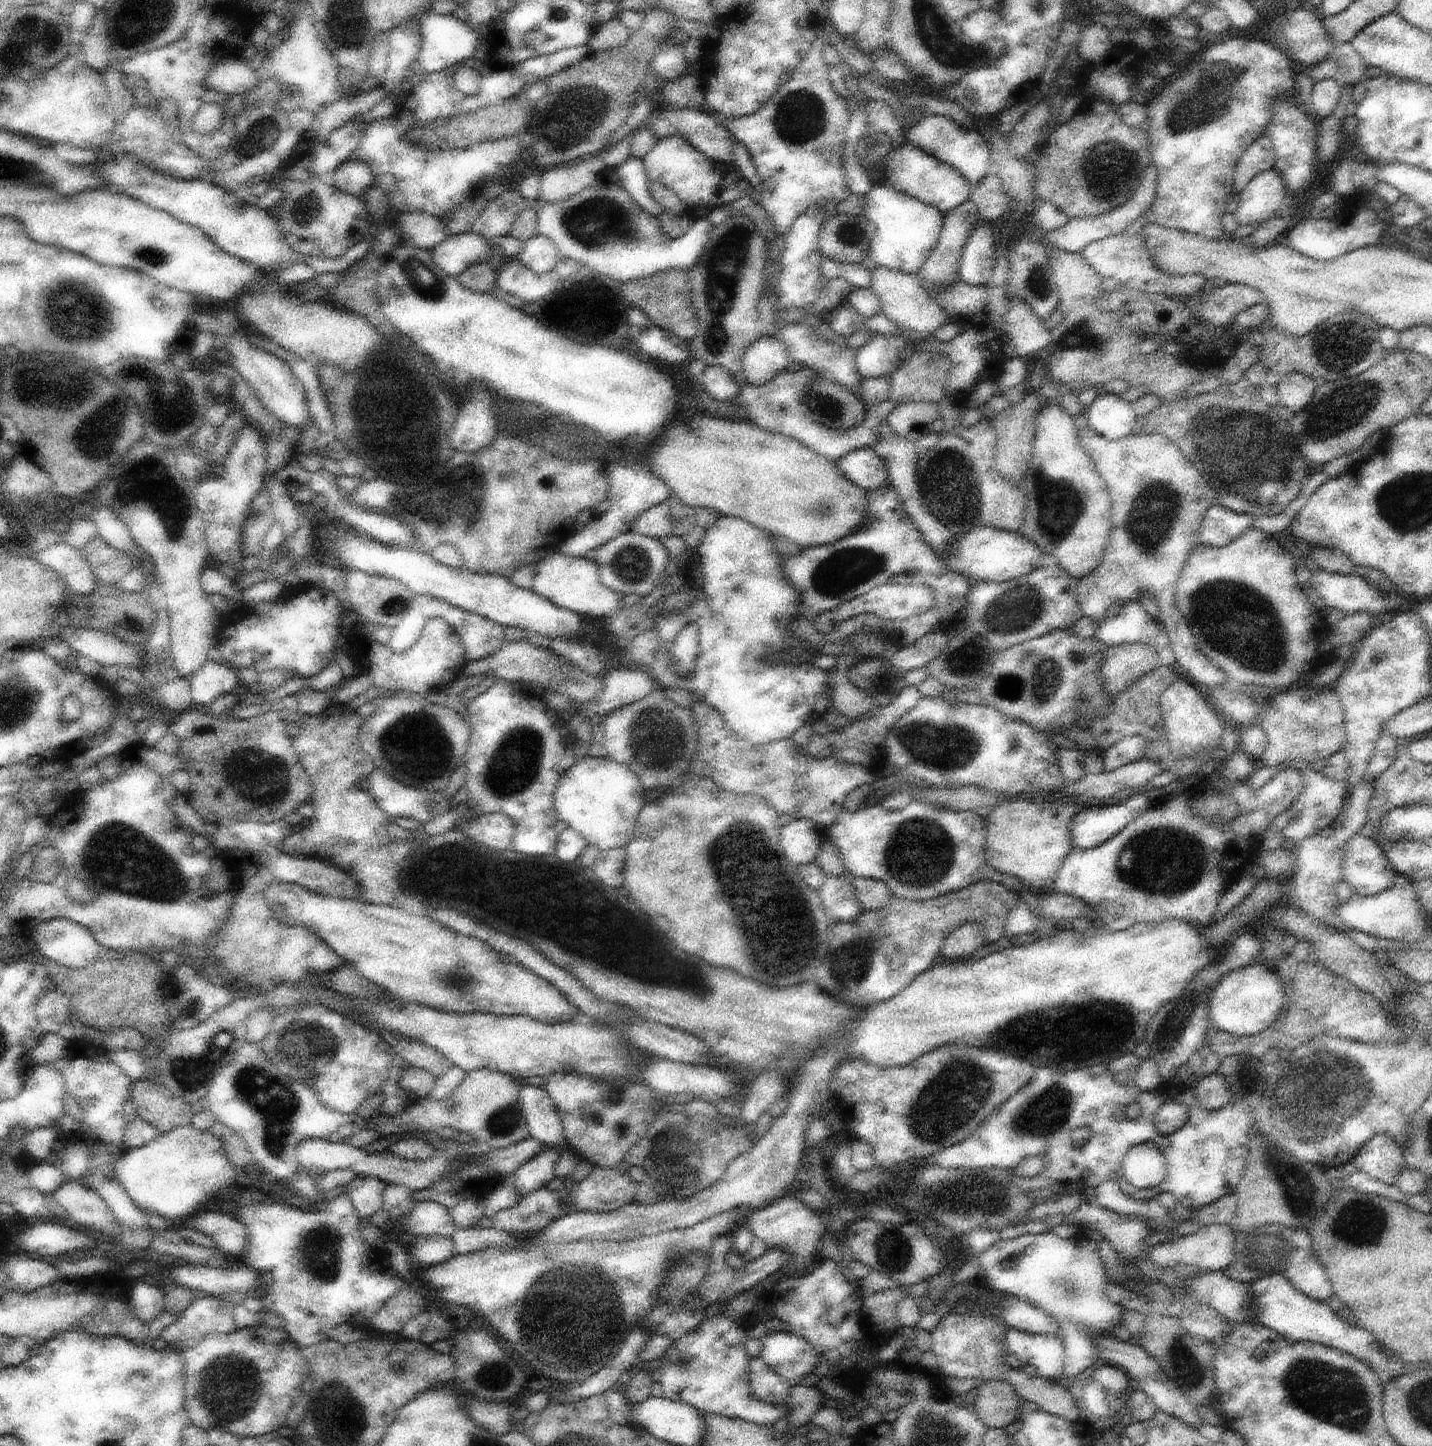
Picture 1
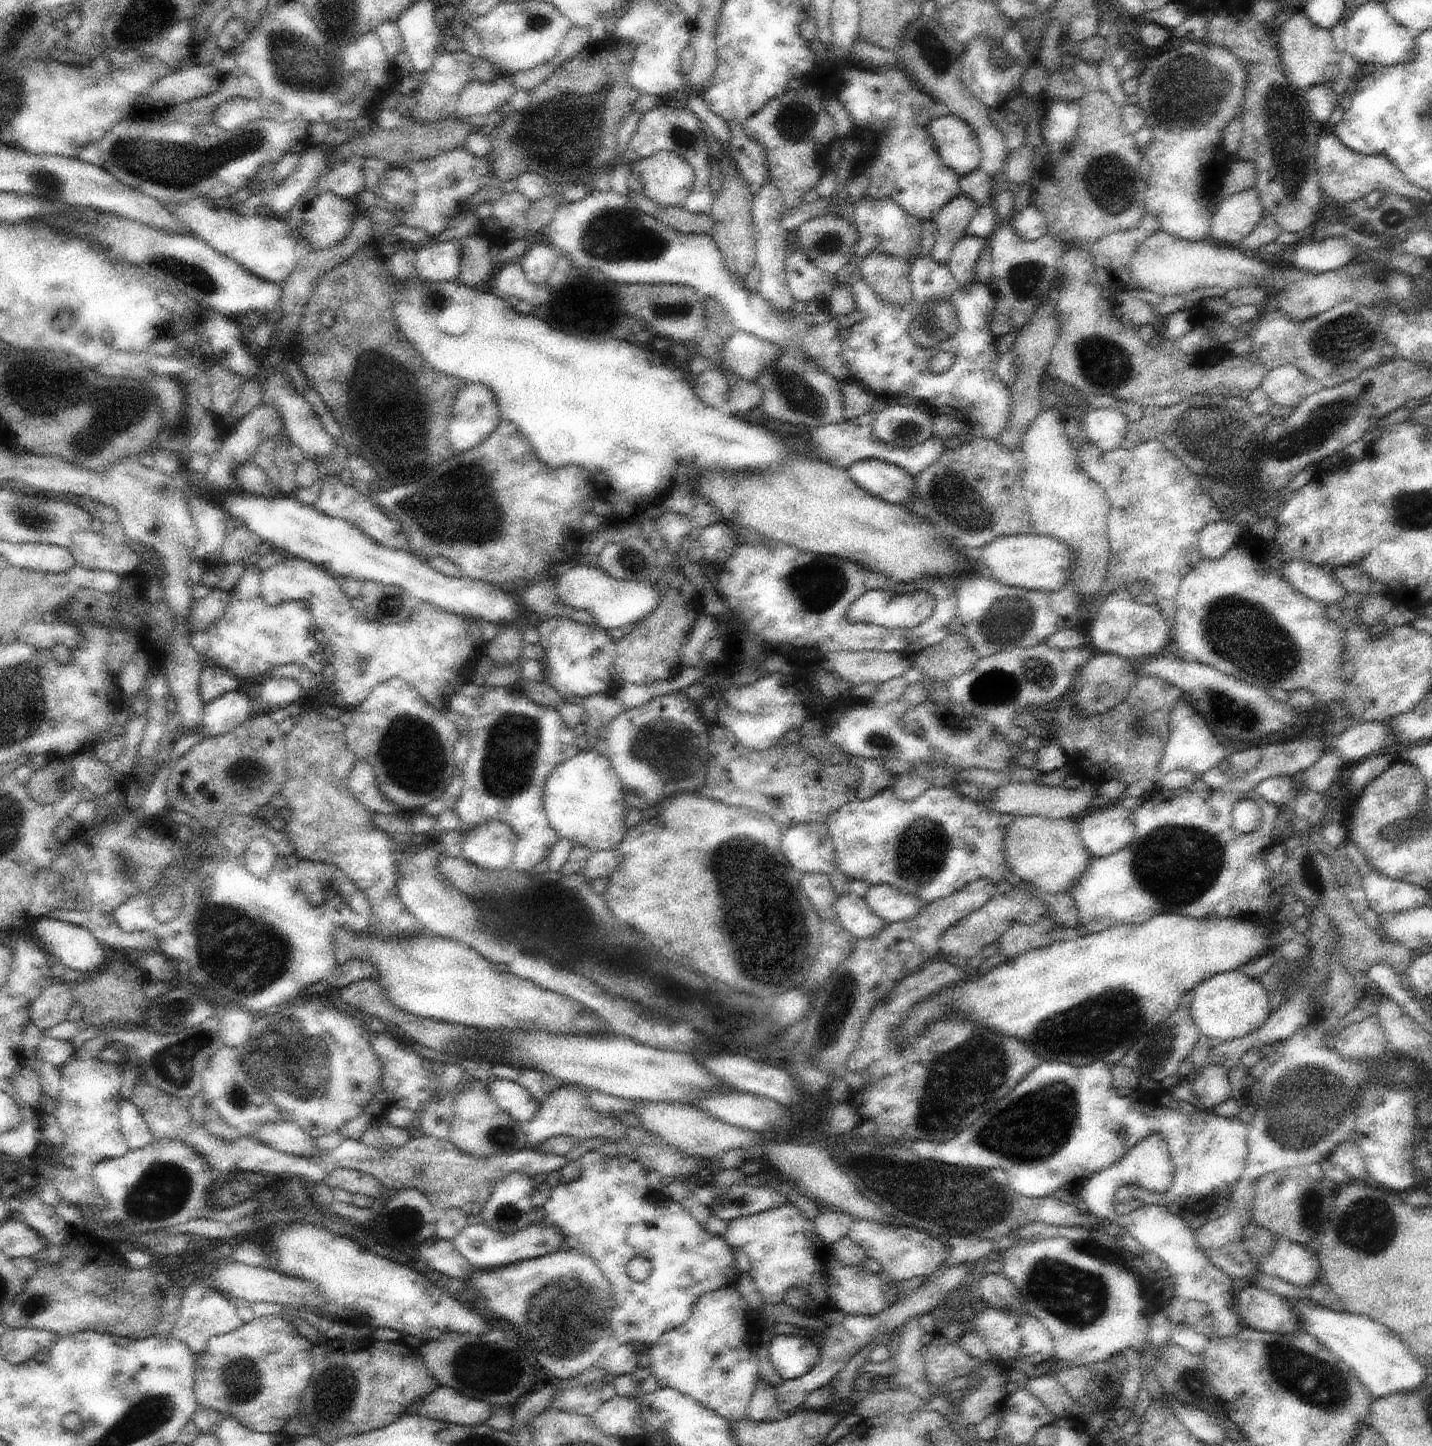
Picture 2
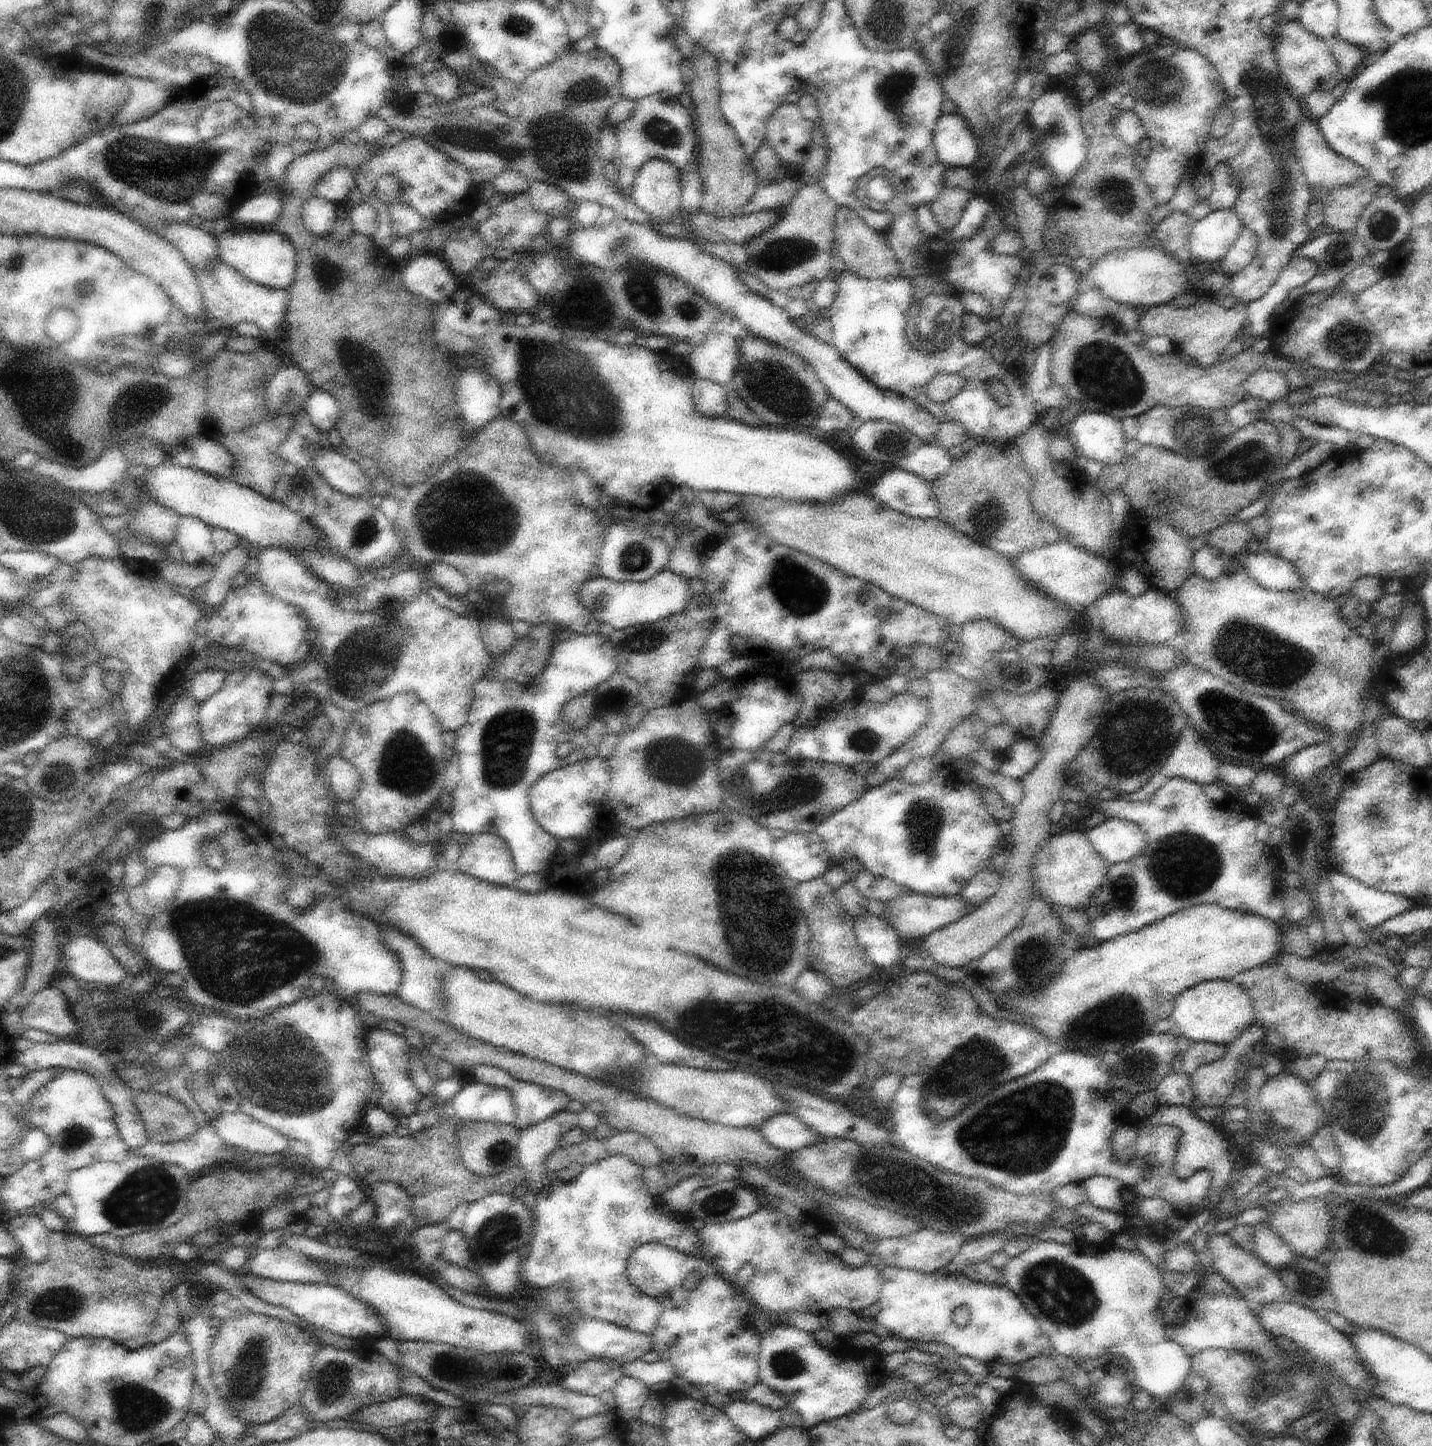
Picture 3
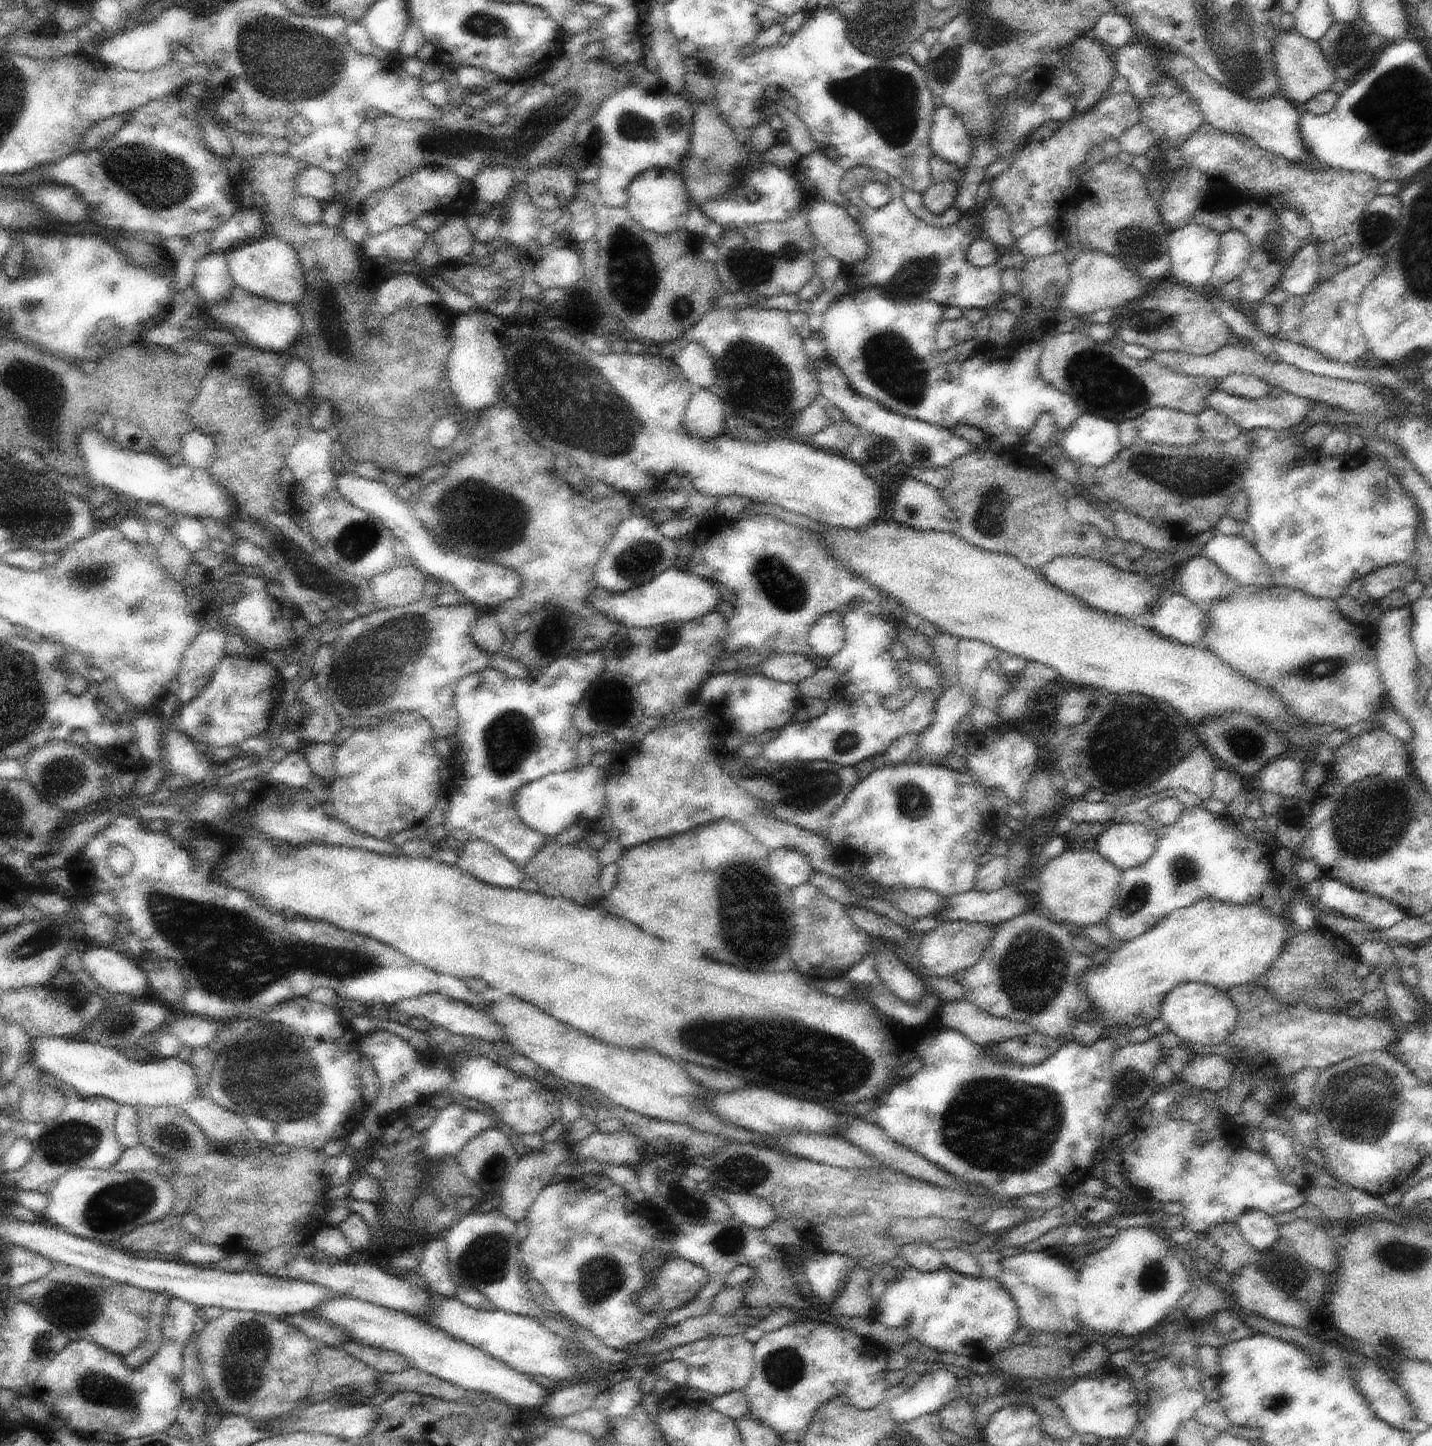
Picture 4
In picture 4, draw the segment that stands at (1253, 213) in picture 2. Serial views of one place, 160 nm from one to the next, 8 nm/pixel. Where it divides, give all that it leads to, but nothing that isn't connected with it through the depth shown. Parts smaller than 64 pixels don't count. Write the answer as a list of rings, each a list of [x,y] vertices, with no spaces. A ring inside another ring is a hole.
[[[1195,222],[1179,229],[1176,228],[1169,235],[1169,253],[1172,261],[1171,279],[1176,283],[1198,289],[1206,285],[1221,253],[1221,236],[1222,233]]]

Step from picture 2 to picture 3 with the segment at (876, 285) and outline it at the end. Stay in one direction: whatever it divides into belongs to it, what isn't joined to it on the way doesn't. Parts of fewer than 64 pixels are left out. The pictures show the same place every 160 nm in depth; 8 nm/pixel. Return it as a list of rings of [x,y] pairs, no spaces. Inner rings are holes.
[[[840,206],[835,222],[835,241],[838,254],[843,258],[848,270],[867,279],[885,279],[902,275],[901,262],[896,253],[889,248],[884,234],[868,226],[853,209]]]

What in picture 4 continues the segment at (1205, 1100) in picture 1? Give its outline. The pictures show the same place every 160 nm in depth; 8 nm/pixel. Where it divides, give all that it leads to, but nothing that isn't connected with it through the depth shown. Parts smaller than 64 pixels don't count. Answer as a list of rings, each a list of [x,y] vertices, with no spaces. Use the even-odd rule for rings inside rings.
[[[1224,1054],[1198,1055],[1187,1064],[1179,1078],[1198,1090],[1206,1089],[1216,1094],[1229,1089],[1233,1079],[1234,1064]]]

